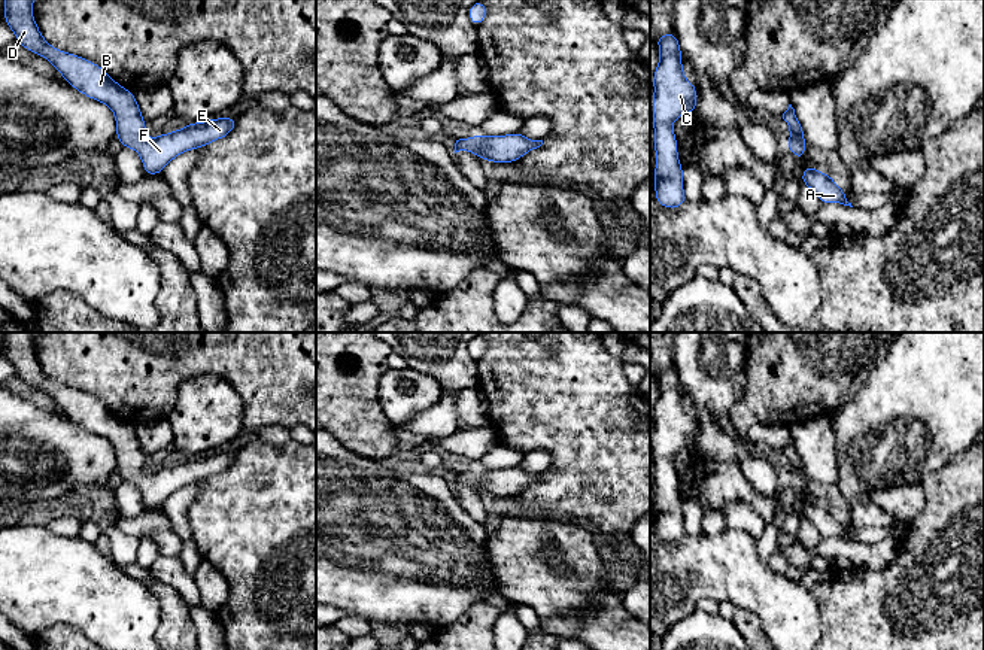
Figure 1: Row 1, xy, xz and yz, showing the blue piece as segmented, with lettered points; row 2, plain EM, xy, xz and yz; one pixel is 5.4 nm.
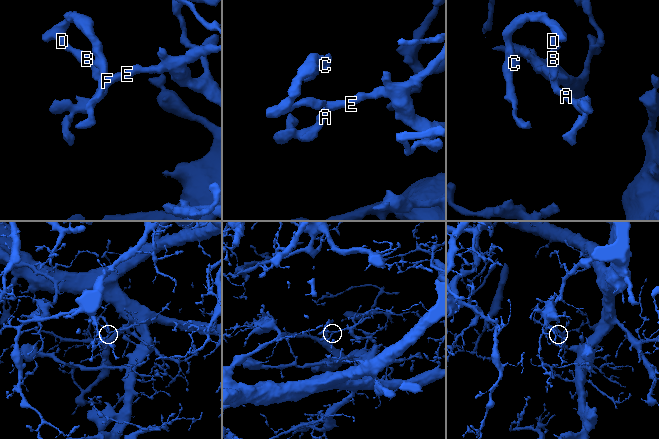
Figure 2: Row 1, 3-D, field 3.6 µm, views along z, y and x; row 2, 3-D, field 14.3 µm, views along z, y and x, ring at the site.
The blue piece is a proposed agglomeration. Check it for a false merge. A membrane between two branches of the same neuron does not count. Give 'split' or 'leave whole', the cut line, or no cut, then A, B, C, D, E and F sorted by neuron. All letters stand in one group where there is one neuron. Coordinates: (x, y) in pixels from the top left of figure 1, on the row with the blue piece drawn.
leave whole; no cut; A B C D E F

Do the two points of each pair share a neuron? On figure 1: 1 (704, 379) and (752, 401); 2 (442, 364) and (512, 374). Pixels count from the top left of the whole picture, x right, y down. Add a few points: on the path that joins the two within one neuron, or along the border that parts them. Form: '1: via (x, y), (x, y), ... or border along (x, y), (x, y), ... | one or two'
1: border along (746, 363), (744, 392), (726, 415) | two
2: border along (476, 361), (479, 386) | two

